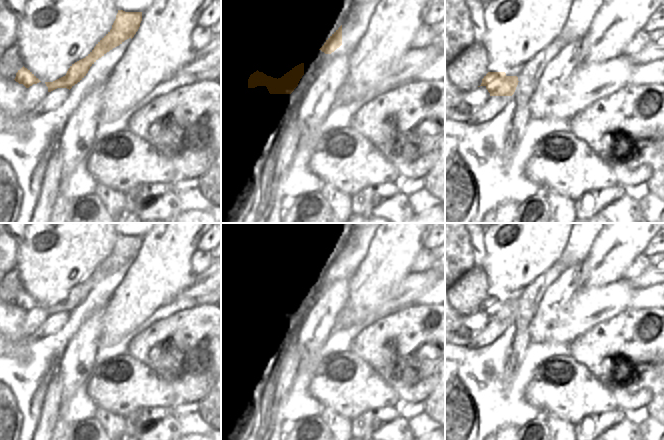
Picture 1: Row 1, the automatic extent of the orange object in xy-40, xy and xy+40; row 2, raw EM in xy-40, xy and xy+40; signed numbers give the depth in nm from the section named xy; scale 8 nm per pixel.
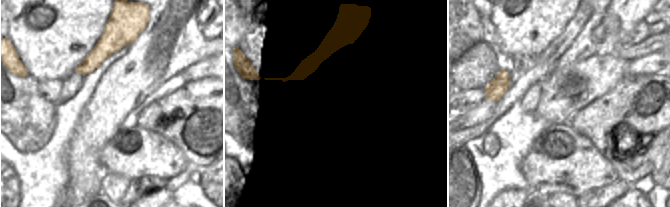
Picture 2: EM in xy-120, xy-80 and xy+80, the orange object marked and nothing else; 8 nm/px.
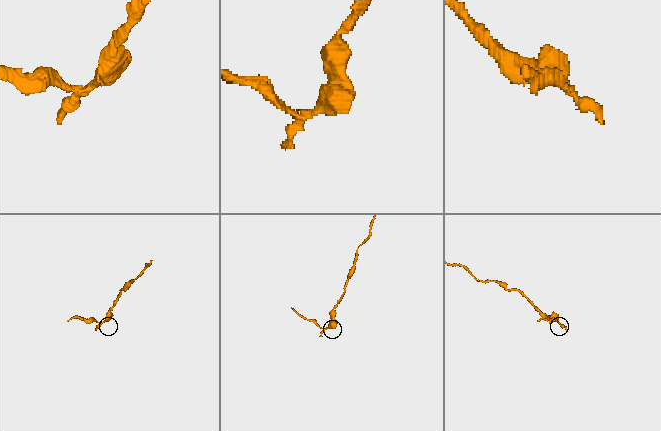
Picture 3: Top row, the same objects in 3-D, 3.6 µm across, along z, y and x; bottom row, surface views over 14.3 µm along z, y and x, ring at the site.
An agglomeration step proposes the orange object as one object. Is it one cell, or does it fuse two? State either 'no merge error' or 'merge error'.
merge error

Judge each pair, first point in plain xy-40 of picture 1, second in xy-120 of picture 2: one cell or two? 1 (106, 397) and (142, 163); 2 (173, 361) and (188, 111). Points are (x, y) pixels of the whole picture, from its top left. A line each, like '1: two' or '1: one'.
1: one
2: one

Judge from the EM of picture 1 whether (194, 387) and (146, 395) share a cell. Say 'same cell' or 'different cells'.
different cells

